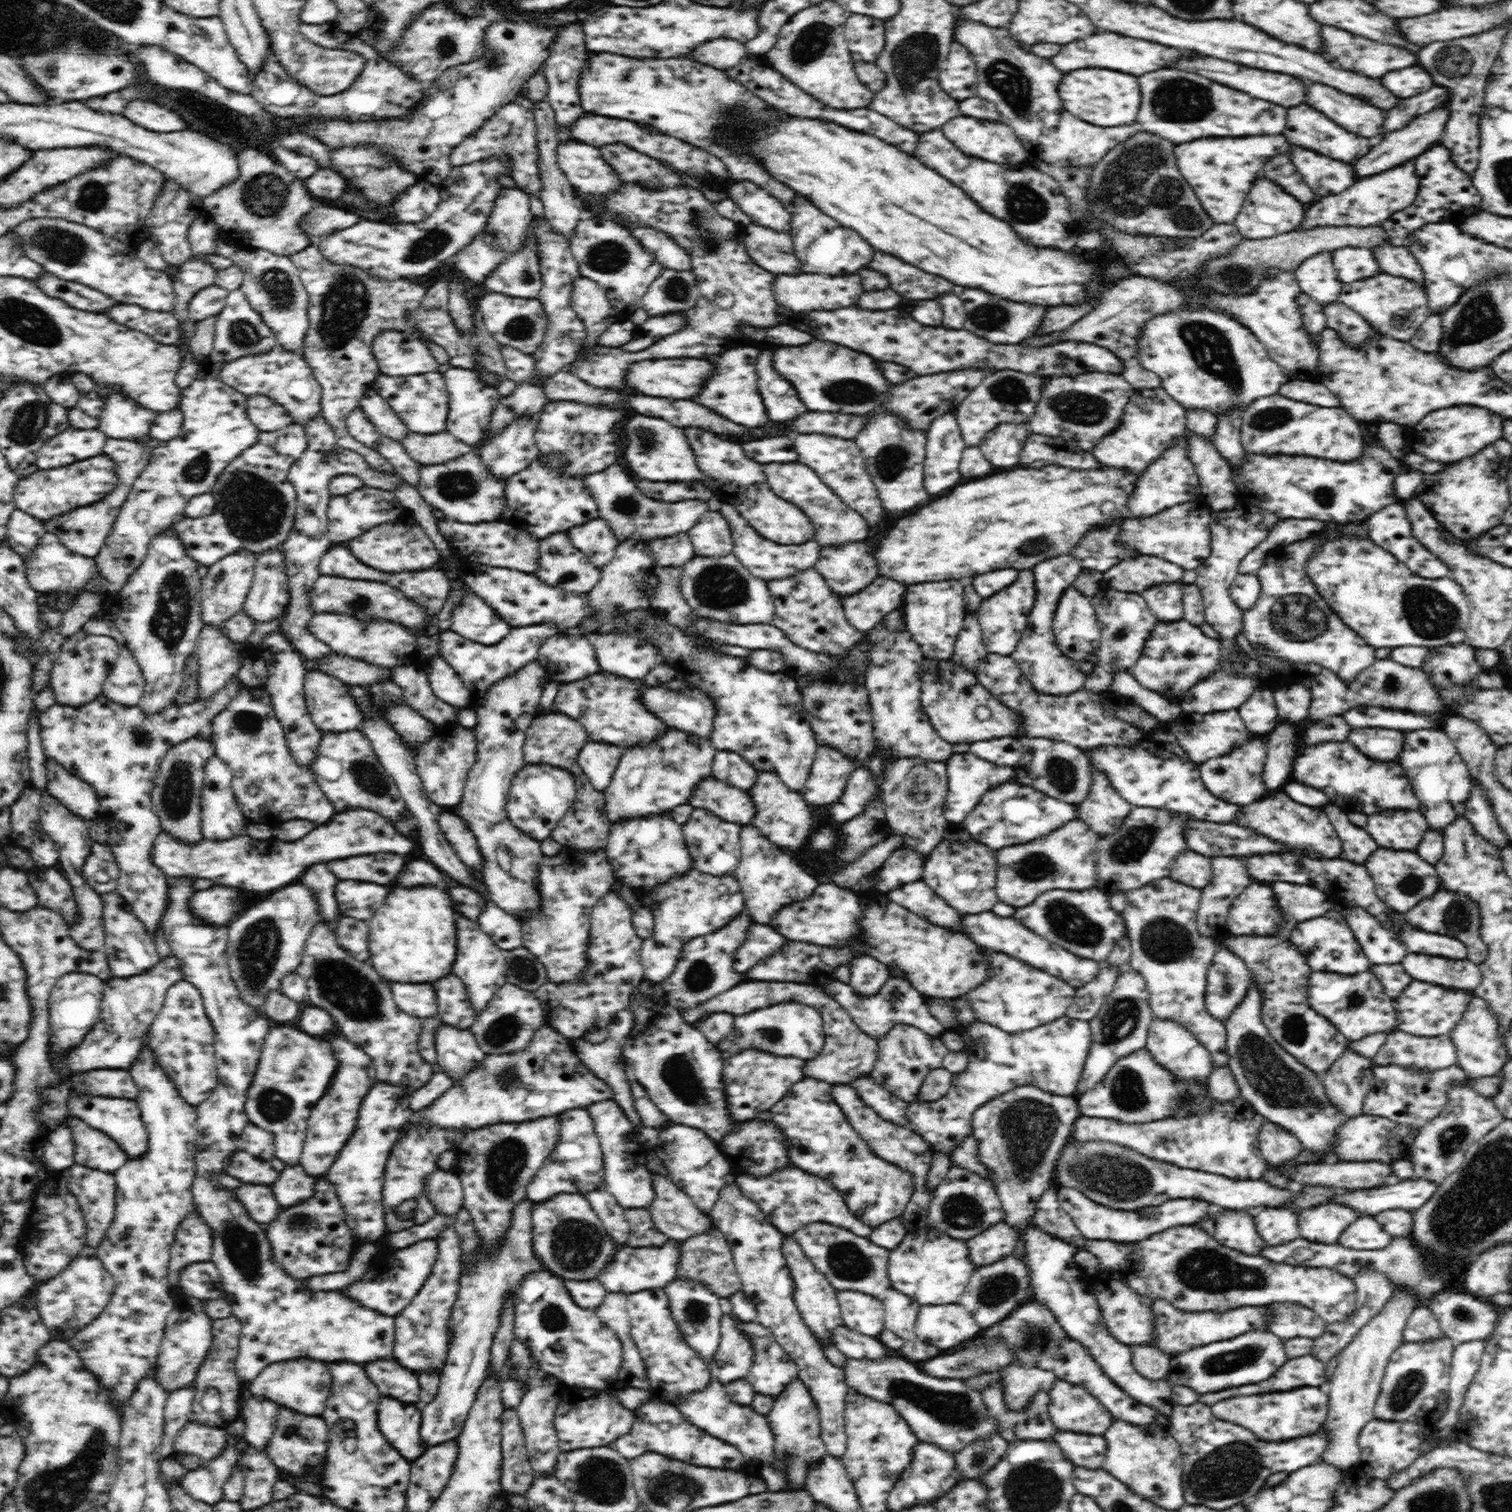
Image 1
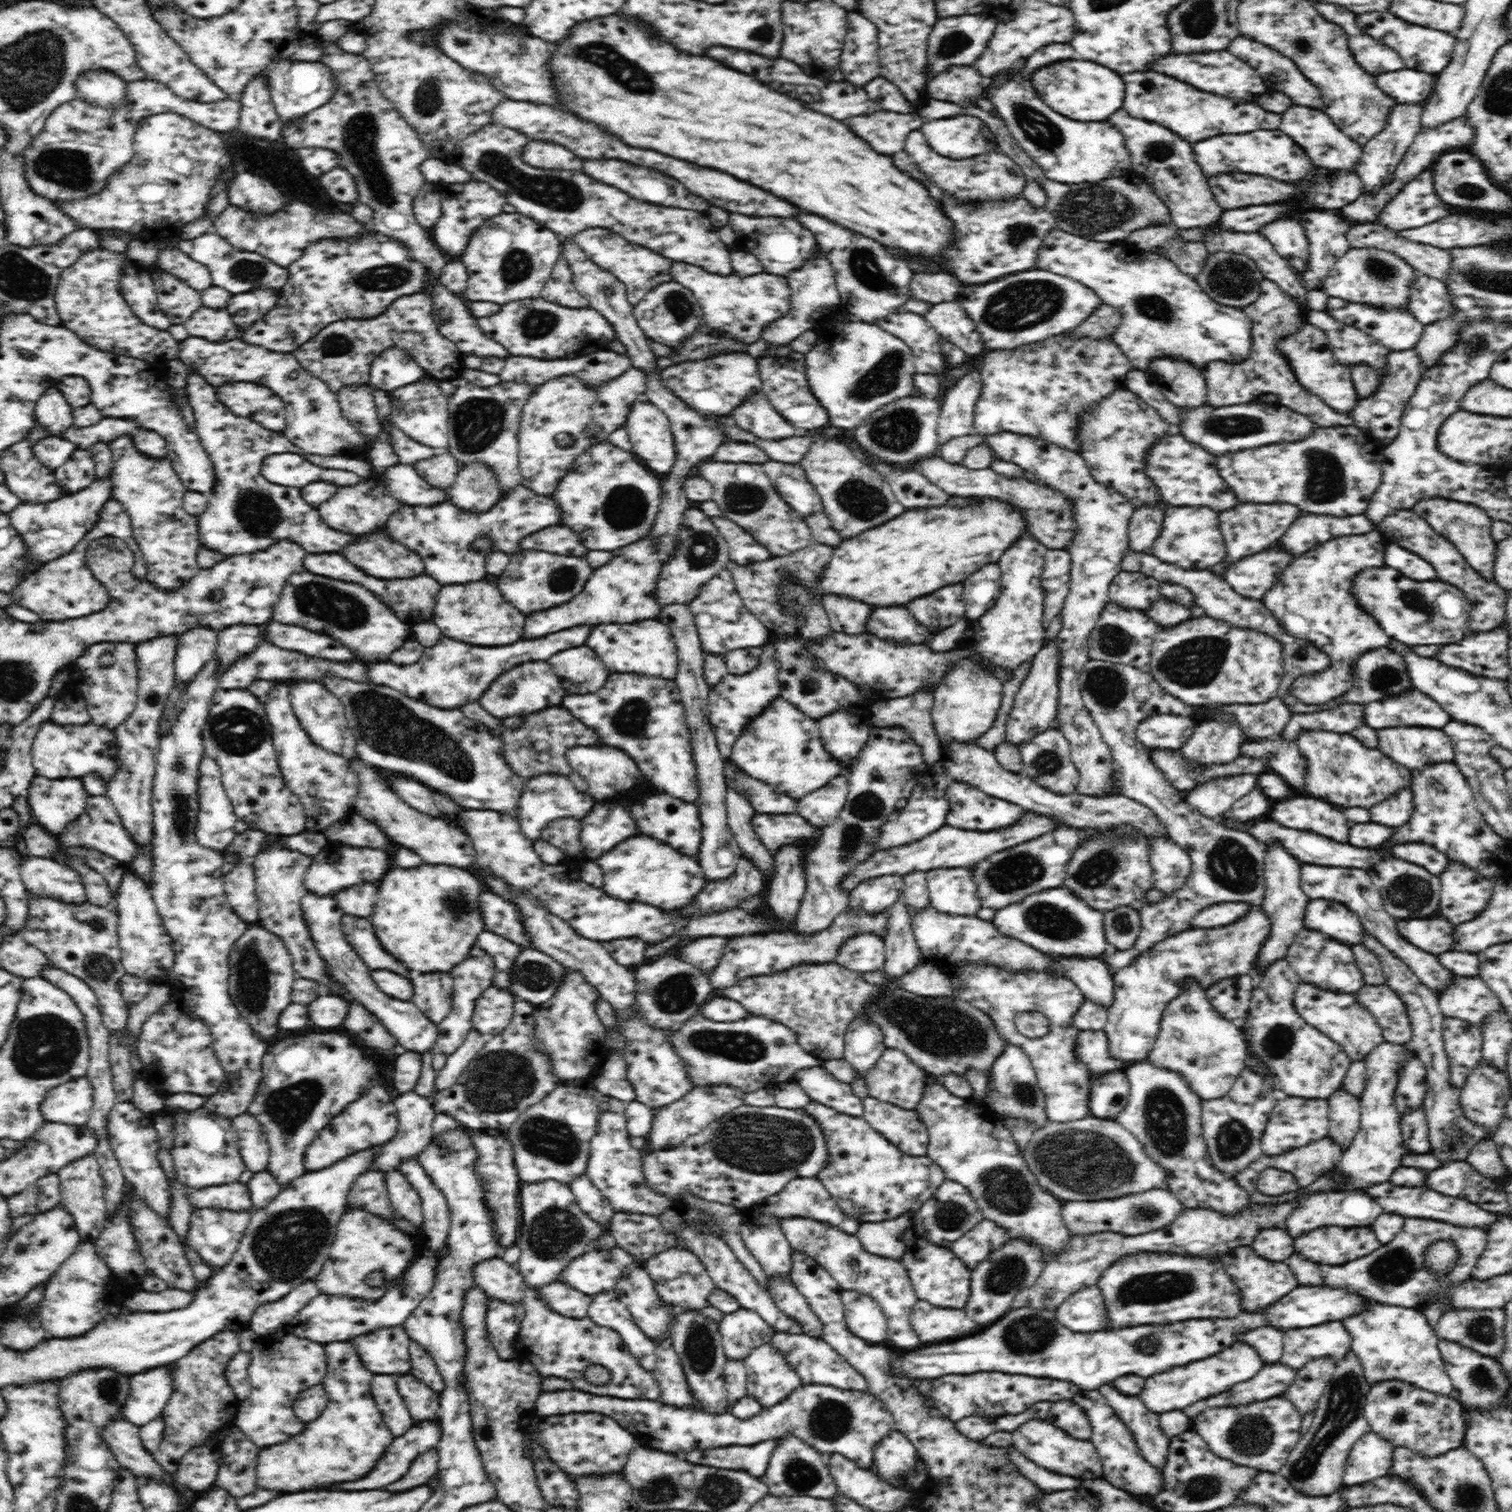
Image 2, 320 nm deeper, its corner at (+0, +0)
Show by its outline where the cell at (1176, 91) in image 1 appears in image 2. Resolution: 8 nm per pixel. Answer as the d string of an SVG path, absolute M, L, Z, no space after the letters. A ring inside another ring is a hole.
M1134 72L1134 74L1122 74L1122 80L1126 84L1124 110L1128 114L1134 114L1134 118L1166 126L1172 132L1186 138L1191 144L1218 134L1244 134L1252 130L1280 128L1280 114L1266 112L1258 104L1234 102L1230 98L1220 98L1216 94L1194 90L1194 86L1188 86L1186 82L1178 82L1176 78L1166 78L1166 74Z

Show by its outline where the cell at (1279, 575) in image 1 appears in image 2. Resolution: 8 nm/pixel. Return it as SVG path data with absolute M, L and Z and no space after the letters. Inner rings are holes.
M1372 529L1366 534L1340 536L1340 538L1332 538L1328 542L1322 542L1322 544L1314 546L1312 550L1296 555L1294 560L1290 562L1291 564L1284 570L1282 576L1278 578L1278 582L1264 594L1262 603L1270 610L1270 613L1274 614L1274 617L1278 619L1280 625L1288 634L1314 643L1320 651L1324 651L1330 656L1330 666L1326 670L1302 675L1293 680L1290 690L1298 701L1316 705L1324 704L1339 697L1351 687L1355 660L1366 651L1387 647L1391 641L1378 621L1368 614L1366 609L1358 603L1358 599L1352 595L1354 576L1367 569L1385 566L1384 548L1386 548L1387 542L1377 529Z

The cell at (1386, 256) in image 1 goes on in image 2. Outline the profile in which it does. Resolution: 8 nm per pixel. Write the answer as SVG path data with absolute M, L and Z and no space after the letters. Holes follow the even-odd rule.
M1415 273L1410 288L1409 312L1424 327L1453 316L1453 303L1446 283Z

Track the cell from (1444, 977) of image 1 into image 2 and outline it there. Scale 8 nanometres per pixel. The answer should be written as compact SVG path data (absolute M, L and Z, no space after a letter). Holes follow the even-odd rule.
M1454 975L1452 988L1446 988L1444 992L1440 992L1438 998L1440 1010L1445 1018L1459 1018L1478 1027L1484 1024L1488 1014L1498 1012L1498 1010L1503 1008L1499 998L1490 990L1490 987L1480 976L1476 976L1476 978L1474 976L1458 978L1458 976Z

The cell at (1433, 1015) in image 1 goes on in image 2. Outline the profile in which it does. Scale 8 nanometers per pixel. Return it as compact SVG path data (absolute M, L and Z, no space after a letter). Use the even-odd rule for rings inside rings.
M1365 984L1355 993L1355 999L1374 1015L1386 1042L1403 1045L1410 1042L1413 1034L1405 1004L1388 985Z

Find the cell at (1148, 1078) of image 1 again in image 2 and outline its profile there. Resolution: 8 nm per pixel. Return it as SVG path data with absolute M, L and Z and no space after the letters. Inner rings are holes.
M1123 1071L1096 1076L1091 1083L1089 1109L1094 1117L1116 1118L1128 1102L1129 1080Z

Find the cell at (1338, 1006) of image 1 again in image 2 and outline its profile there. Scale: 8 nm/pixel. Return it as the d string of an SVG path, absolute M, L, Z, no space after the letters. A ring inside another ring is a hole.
M1301 983L1295 990L1293 1005L1310 1026L1322 1031L1322 1034L1342 1046L1344 1053L1352 1061L1363 1060L1378 1044L1385 1041L1374 1015L1357 1003L1355 994L1332 992L1314 984Z

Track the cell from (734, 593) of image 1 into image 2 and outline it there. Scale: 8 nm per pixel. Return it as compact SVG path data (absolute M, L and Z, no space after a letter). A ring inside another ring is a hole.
M728 568L710 578L688 605L705 653L725 655L736 649L762 648L770 636L769 630L746 608Z

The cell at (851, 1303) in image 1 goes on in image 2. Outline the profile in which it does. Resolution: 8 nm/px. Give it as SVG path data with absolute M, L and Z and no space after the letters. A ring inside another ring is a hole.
M843 1290L841 1297L850 1332L868 1343L884 1342L888 1324L878 1302L854 1290Z

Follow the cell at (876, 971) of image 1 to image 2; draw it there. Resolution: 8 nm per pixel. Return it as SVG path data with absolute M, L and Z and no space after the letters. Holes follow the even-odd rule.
M876 933L855 934L838 949L835 963L859 974L880 971L885 964L885 939Z

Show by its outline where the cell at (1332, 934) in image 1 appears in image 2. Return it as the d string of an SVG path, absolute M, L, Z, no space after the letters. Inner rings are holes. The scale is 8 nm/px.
M1304 928L1294 937L1285 959L1302 979L1302 983L1314 984L1332 992L1355 994L1365 982L1361 970L1356 966L1357 962L1354 962L1355 956L1350 948L1347 944L1342 944L1321 932Z

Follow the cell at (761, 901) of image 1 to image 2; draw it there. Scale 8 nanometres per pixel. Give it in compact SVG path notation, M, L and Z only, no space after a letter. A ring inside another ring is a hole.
M727 786L726 790L726 811L728 826L742 855L748 857L762 871L762 875L768 876L774 868L774 857L762 845L750 822L756 814L754 808L742 793L730 786Z

